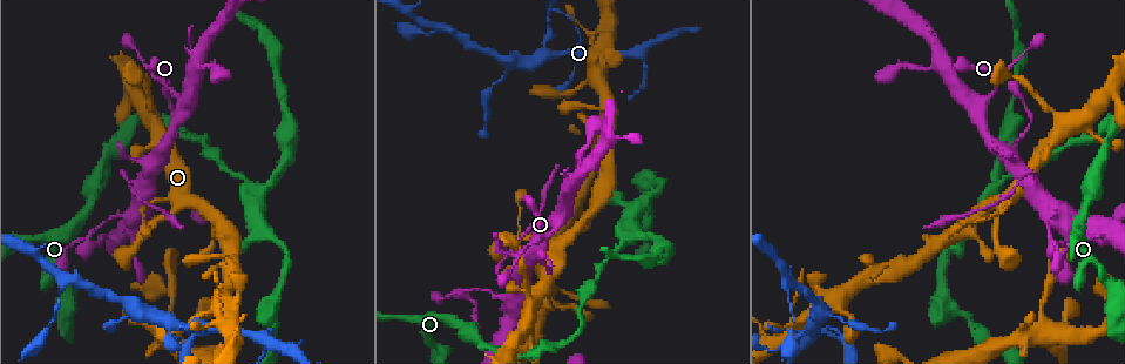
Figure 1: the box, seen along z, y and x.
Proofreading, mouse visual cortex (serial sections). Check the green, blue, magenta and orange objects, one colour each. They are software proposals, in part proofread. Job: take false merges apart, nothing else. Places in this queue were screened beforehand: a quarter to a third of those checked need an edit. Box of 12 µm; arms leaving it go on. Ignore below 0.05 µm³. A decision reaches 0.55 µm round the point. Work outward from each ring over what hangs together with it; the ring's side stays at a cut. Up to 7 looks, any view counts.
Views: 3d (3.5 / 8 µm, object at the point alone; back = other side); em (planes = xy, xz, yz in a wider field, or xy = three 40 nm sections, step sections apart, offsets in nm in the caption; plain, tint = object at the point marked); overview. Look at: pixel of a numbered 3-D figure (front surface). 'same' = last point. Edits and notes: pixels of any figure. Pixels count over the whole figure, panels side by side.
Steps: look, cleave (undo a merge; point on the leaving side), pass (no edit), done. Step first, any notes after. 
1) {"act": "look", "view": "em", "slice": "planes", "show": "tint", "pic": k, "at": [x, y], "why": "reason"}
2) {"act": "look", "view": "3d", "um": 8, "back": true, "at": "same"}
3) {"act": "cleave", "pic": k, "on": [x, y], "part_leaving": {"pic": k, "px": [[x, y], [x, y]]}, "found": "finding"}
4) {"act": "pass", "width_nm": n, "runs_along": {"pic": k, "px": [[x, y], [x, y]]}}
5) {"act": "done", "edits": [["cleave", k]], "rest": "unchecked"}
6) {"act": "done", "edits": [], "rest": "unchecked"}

{"act": "look", "view": "3d", "um": 3.5, "pic": 1, "at": [1032, 187], "why": "sudden change in width"}

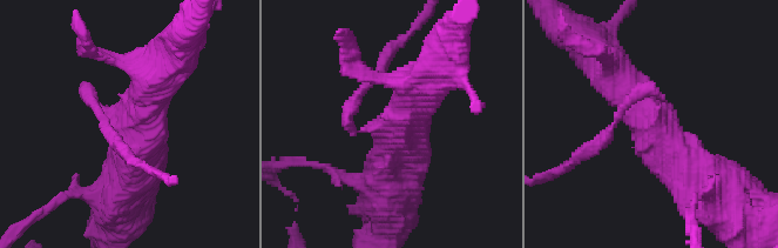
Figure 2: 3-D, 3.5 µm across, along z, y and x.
{"act": "look", "view": "em", "slice": "xy", "step": 1, "show": "tint", "pic": 2, "at": [383, 127], "arms": 3, "arm_widths_nm": [150, 600, 600], "why": "need the tissue"}

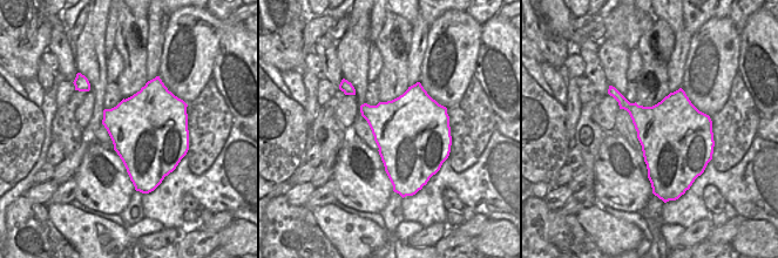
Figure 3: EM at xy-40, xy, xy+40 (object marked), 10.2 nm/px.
{"act": "look", "view": "em", "slice": "xy", "step": 2, "show": "tint", "at": "same", "why": "cut it another way"}

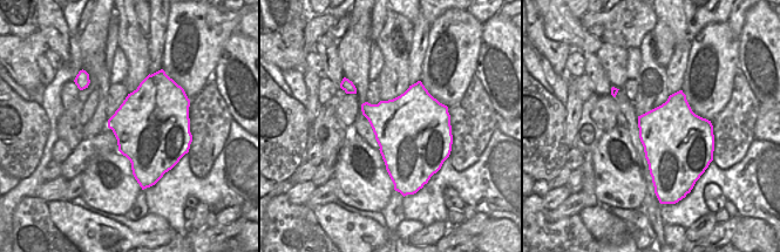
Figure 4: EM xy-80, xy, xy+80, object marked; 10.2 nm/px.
{"act": "pass", "runs_along": {"pic": 2, "px": [[613, 69], [663, 145], [705, 188]]}, "found": "one cell here"}

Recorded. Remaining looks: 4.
{"act": "look", "view": "3d", "um": 3.5, "pic": 1, "at": [549, 56], "why": "three-way junction"}

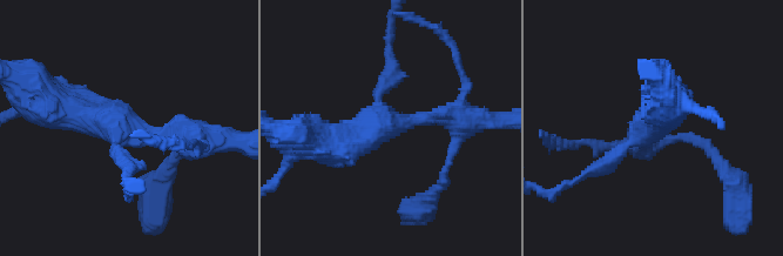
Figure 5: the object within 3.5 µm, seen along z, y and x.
{"act": "look", "view": "em", "slice": "xy", "step": 2, "show": "tint", "pic": 5, "at": [123, 131], "arms": 3, "arm_widths_nm": [200, 300, 450], "why": "need the tissue"}

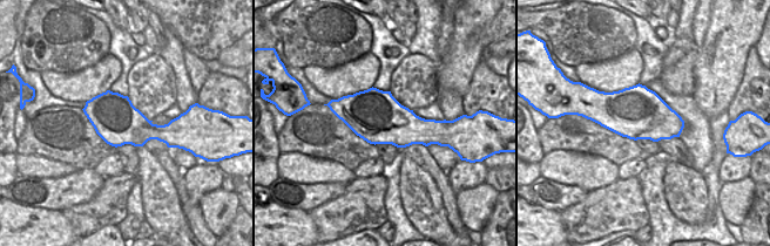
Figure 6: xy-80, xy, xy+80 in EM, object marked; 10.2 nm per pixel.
{"act": "pass", "runs_along": {"pic": 5, "px": [[197, 136], [154, 136], [53, 108]]}, "found": "one cell here"}

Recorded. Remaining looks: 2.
{"act": "look", "view": "em", "slice": "planes", "show": "tint", "pic": 1, "at": [810, 338], "why": "three-way junction"}

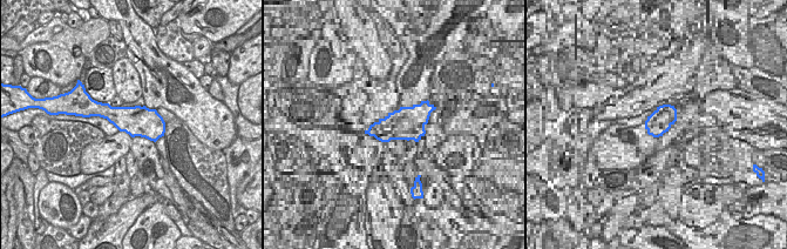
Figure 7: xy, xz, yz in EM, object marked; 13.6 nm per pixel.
{"act": "look", "view": "3d", "um": 3.5, "back": true, "at": "same", "why": "see where the arms go"}

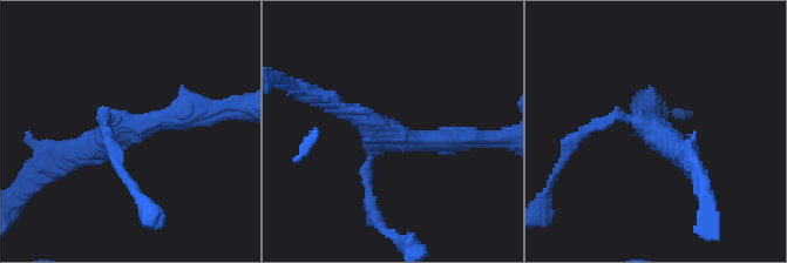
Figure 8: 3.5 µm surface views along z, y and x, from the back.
{"act": "pass", "arms": 3, "arm_widths_nm": [150, 250, 300], "runs_along": {"pic": 8, "px": [[197, 112], [117, 129], [60, 162]]}, "found": "continuous, no second cell"}

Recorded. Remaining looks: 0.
{"act": "done", "edits": [], "rest": "unchecked"}

